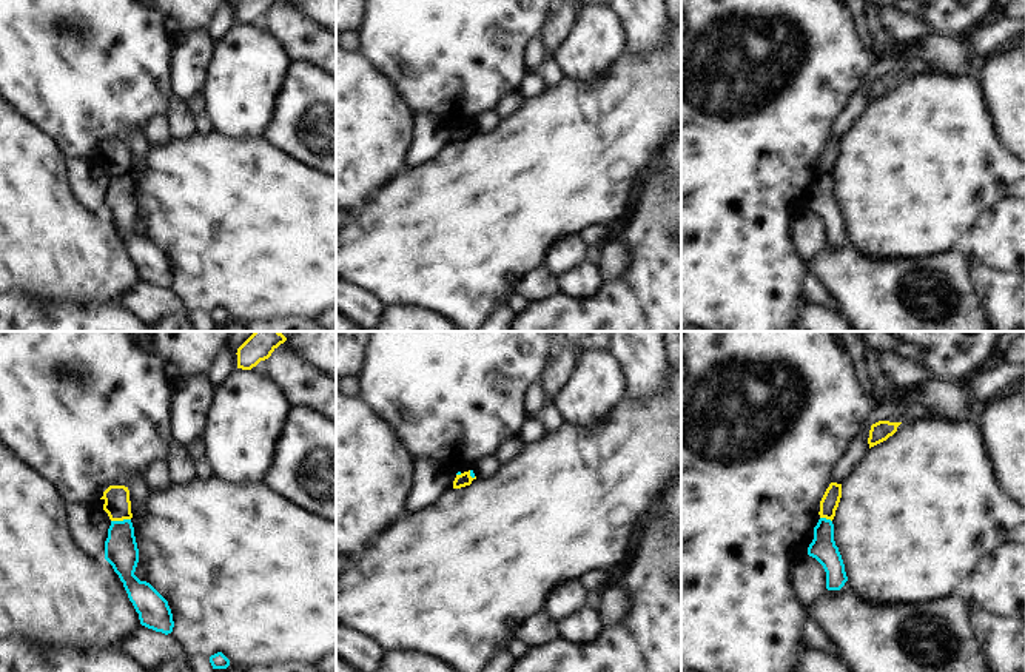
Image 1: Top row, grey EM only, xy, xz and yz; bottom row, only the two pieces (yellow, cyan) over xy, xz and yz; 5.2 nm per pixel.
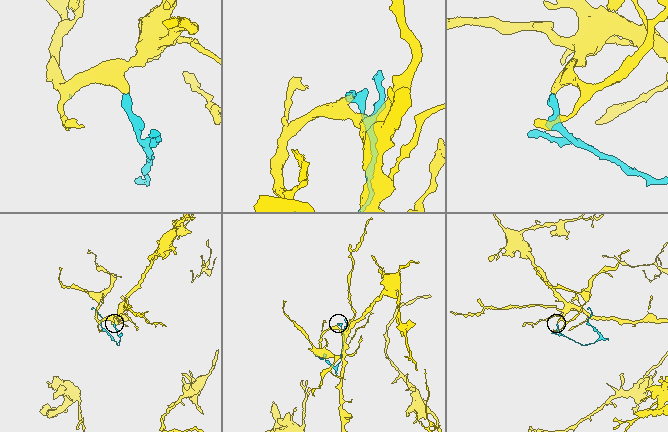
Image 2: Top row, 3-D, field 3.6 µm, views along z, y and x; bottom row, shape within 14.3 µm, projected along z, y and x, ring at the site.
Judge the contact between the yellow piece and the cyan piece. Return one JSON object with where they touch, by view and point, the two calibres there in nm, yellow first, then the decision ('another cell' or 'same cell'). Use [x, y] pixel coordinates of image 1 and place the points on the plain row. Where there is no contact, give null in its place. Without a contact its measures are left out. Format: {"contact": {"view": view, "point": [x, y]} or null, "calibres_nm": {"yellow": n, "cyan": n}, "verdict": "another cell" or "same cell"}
{"contact": {"view": "xy", "point": [120, 174]}, "calibres_nm": {"yellow": 140, "cyan": 180}, "verdict": "another cell"}

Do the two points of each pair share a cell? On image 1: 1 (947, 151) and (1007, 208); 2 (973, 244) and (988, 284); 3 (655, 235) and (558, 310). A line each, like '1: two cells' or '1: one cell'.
1: two cells
2: two cells
3: one cell

